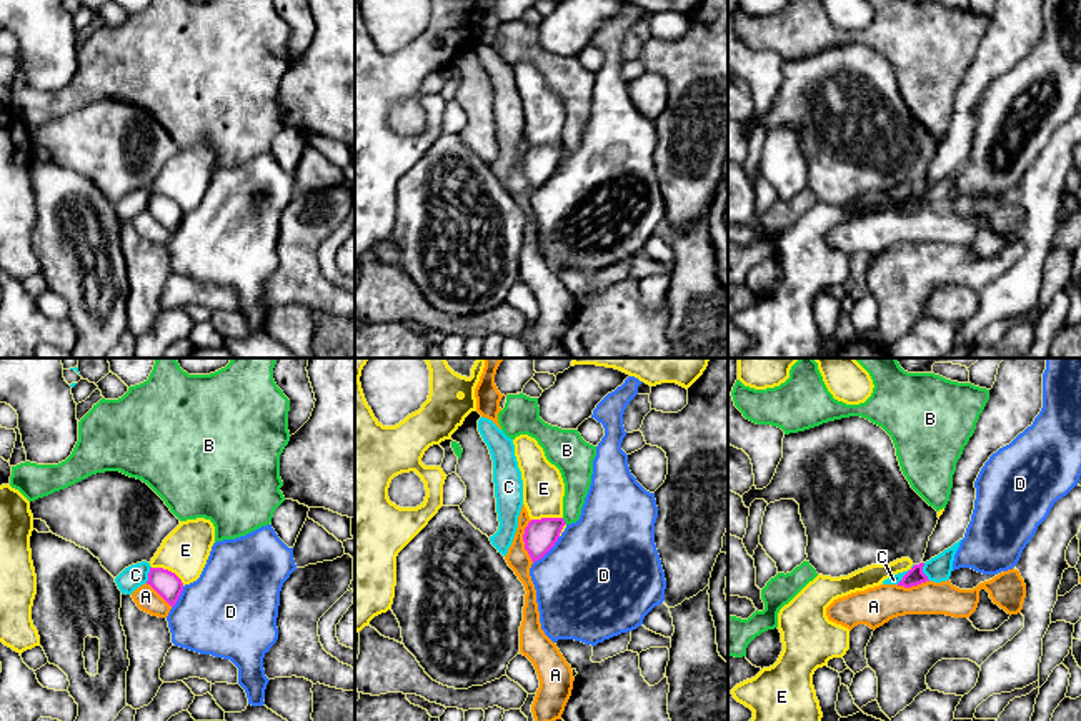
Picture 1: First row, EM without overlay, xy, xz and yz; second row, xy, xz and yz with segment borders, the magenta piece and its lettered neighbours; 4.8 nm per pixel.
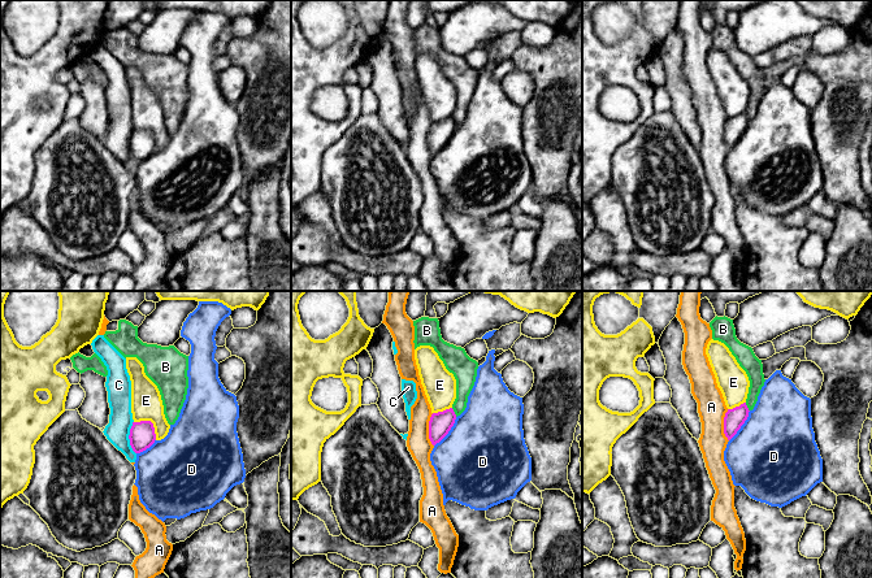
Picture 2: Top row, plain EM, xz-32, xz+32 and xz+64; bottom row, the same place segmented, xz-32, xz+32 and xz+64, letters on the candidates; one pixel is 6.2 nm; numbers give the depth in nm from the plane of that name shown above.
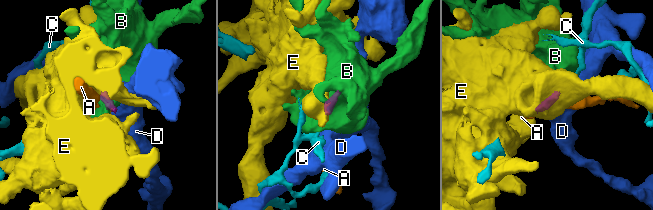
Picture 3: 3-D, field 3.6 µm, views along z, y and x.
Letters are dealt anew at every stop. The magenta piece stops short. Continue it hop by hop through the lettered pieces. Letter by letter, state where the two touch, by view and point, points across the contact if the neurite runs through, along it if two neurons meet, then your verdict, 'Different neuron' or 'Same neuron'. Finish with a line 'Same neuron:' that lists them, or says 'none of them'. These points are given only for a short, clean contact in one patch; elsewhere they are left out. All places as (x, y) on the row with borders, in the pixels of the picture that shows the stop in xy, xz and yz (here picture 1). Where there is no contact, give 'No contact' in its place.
A: Touches magenta at xz (523, 540). Boundary: xz (530, 520), (523, 535), (523, 548), (533, 561). Different neuron
B: Touches magenta at xz (563, 522). Boundary: xz (562, 518), (567, 523). Different neuron
C: Touches magenta at yz (905, 575). Boundary: yz (915, 565), (896, 583). Different neuron
D: Touches magenta at xz (547, 551). Different neuron
E: Touches magenta at xy (167, 570). Different neuron
Same neuron: none of them

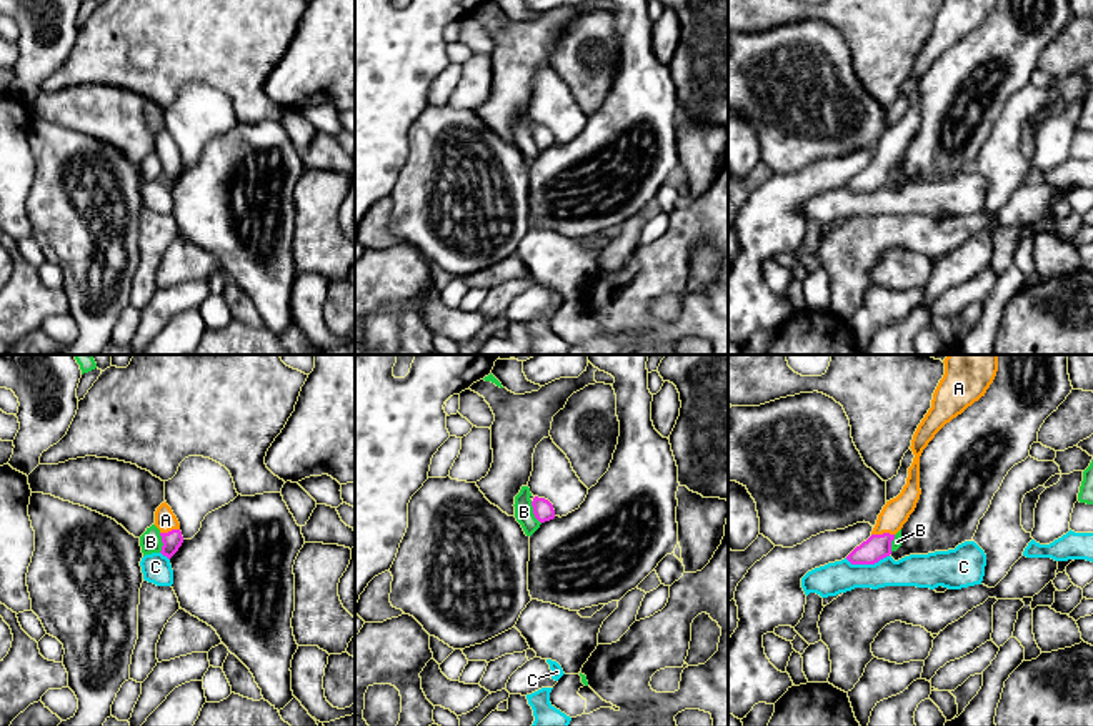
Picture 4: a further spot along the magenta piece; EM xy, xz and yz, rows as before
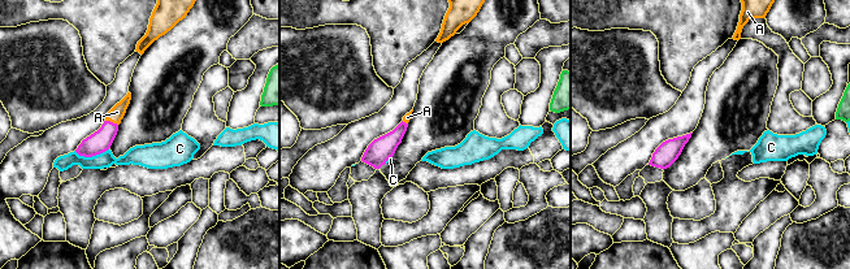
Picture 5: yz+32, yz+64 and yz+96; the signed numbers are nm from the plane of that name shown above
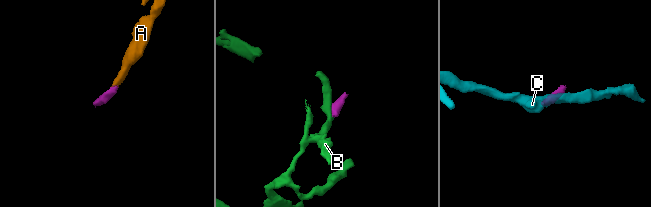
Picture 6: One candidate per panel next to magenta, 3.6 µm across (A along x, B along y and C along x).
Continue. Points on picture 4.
A: Touches magenta at yz (883, 533). Path across: yz (877, 546), (883, 533), (895, 513). Same neuron
B: Touches magenta at xz (534, 513). Boundary: xz (530, 502), (532, 513), (540, 523). Different neuron
C: Touches magenta at yz (867, 563). Boundary: yz (888, 555), (873, 563), (850, 563), (845, 558). Different neuron
Same neuron: A

